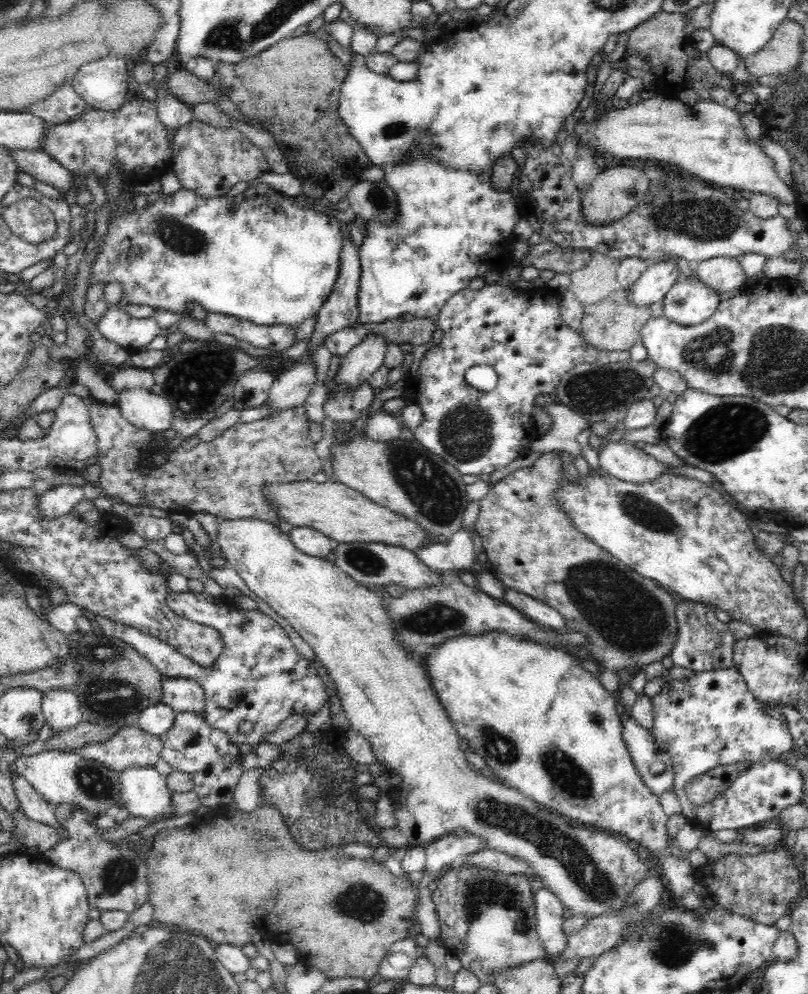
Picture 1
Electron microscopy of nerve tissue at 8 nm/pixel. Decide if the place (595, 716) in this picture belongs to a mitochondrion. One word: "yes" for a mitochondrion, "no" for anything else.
yes

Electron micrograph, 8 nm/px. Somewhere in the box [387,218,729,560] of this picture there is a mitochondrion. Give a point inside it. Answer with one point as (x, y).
(593, 393)

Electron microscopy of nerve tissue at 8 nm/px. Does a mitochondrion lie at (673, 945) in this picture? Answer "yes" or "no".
yes

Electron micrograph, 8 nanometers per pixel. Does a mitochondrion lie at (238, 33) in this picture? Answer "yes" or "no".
yes

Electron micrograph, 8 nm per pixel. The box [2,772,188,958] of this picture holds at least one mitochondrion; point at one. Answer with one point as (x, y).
(118, 873)

